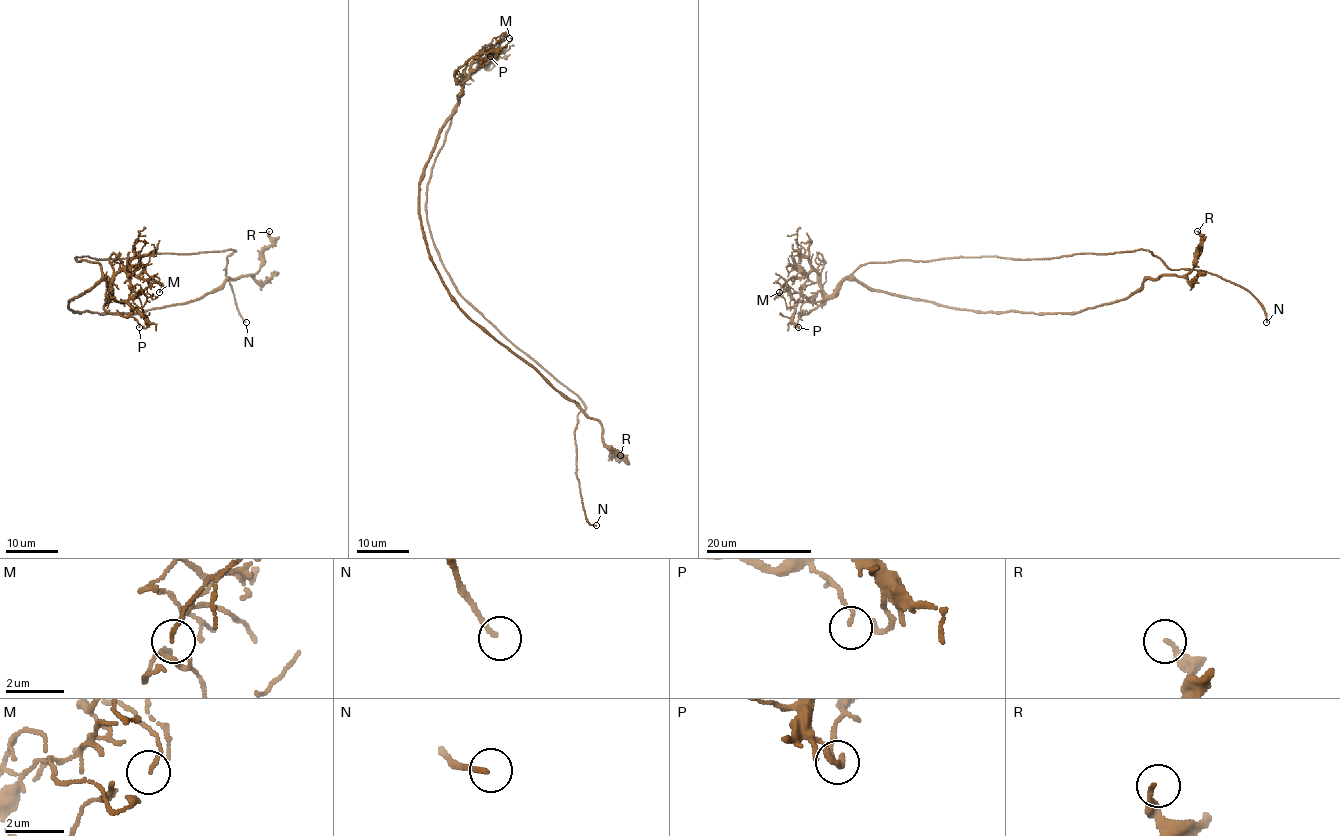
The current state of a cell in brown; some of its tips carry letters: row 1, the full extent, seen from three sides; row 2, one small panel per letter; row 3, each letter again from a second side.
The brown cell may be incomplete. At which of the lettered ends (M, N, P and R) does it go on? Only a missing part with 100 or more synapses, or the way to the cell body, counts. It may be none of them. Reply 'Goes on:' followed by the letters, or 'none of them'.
Goes on: N

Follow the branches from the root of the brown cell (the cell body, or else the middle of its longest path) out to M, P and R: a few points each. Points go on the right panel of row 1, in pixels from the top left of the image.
M: (865, 264), (861, 264), (828, 296), (815, 271), (803, 277), (789, 279), (779, 292)
P: (865, 264), (861, 264), (831, 296), (807, 314), (801, 314), (798, 327)
R: (865, 264), (852, 275), (893, 294), (980, 311), (1078, 313), (1124, 300), (1148, 279), (1184, 276), (1197, 231)

